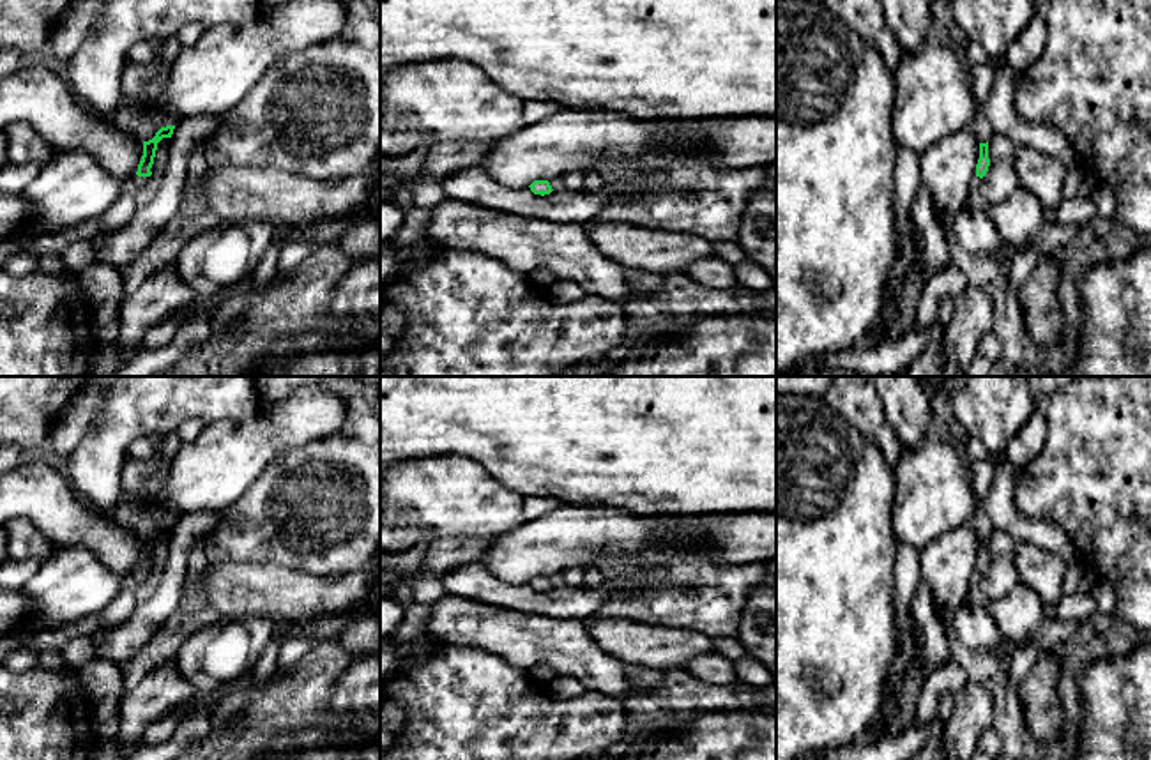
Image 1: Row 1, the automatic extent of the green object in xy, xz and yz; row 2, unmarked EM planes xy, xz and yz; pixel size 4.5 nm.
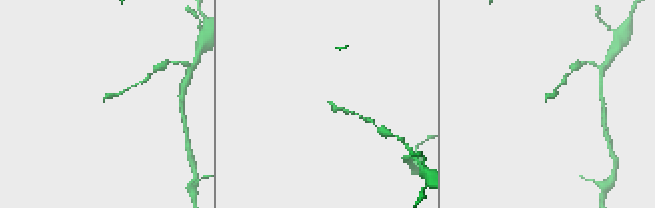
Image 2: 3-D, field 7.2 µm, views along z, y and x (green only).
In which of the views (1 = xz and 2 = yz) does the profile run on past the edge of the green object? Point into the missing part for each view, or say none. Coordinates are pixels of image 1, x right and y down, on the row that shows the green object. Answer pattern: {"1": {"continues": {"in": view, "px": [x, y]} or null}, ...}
{"1": {"continues": null}, "2": {"continues": null}}

